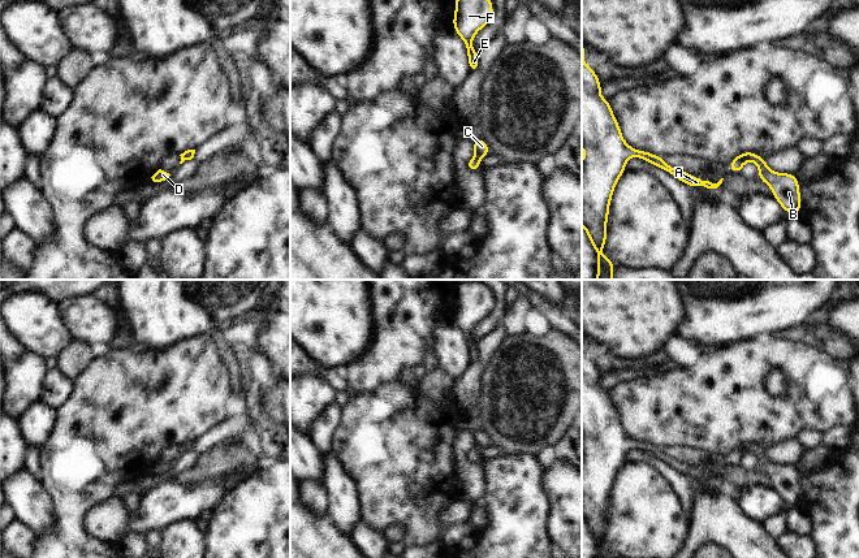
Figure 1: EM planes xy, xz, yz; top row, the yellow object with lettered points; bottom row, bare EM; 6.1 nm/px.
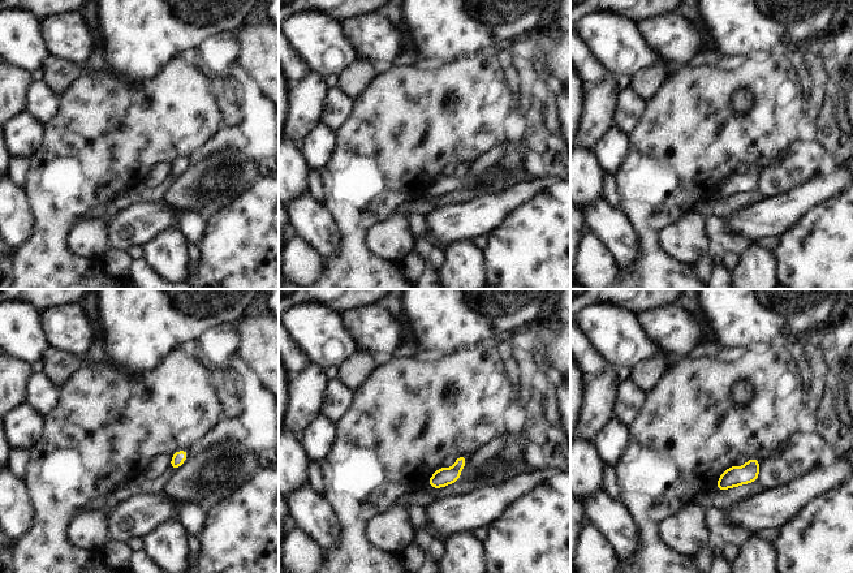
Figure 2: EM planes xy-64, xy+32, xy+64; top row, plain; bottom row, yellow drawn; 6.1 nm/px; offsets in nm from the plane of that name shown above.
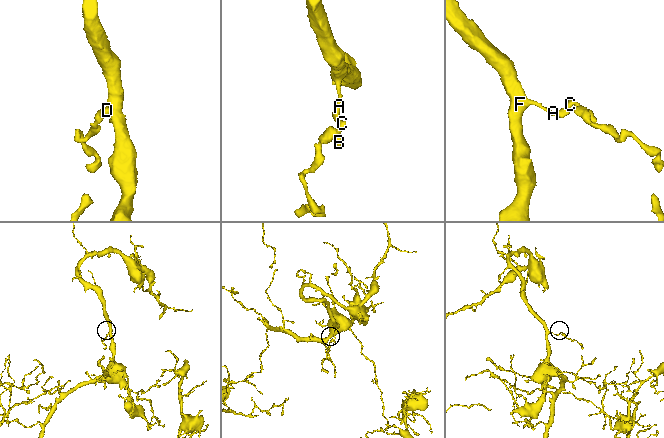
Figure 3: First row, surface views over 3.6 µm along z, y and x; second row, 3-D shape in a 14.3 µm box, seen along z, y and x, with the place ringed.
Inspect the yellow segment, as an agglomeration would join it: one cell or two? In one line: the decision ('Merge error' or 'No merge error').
No merge error

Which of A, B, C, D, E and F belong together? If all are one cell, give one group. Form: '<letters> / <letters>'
A B C D E F

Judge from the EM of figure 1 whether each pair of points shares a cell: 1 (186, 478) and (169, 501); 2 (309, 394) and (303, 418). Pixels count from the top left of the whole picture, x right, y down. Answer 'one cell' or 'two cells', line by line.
1: two cells
2: one cell

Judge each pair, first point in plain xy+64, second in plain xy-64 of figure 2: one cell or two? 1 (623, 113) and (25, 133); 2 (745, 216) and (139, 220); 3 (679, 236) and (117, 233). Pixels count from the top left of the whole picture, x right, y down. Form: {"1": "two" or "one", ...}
{"1": "two", "2": "one", "3": "two"}

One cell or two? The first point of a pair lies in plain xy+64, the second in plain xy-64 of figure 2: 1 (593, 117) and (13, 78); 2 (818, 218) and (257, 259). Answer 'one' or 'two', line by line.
1: one
2: one

